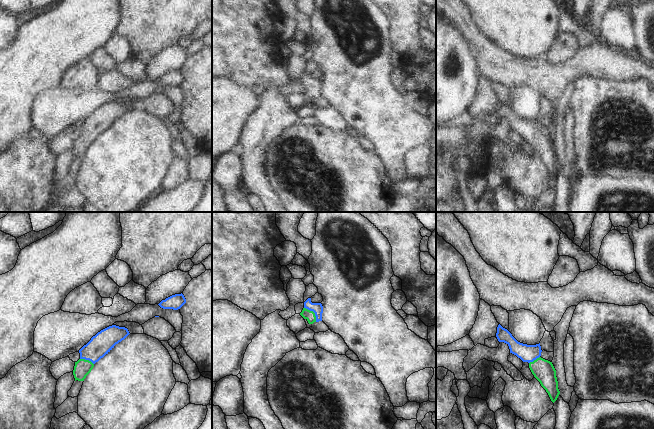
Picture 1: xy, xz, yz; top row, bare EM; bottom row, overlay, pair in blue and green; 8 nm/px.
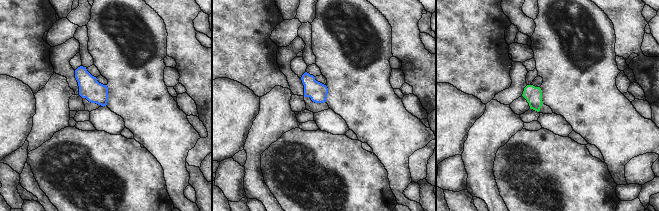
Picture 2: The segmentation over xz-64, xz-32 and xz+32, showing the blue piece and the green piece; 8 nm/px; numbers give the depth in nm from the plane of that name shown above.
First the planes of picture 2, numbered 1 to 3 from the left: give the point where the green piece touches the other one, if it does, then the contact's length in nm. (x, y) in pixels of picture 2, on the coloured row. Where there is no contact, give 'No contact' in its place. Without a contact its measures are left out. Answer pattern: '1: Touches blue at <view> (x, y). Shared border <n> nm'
1: No contact
2: No contact
3: No contact

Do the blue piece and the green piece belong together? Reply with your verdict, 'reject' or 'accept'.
accept

